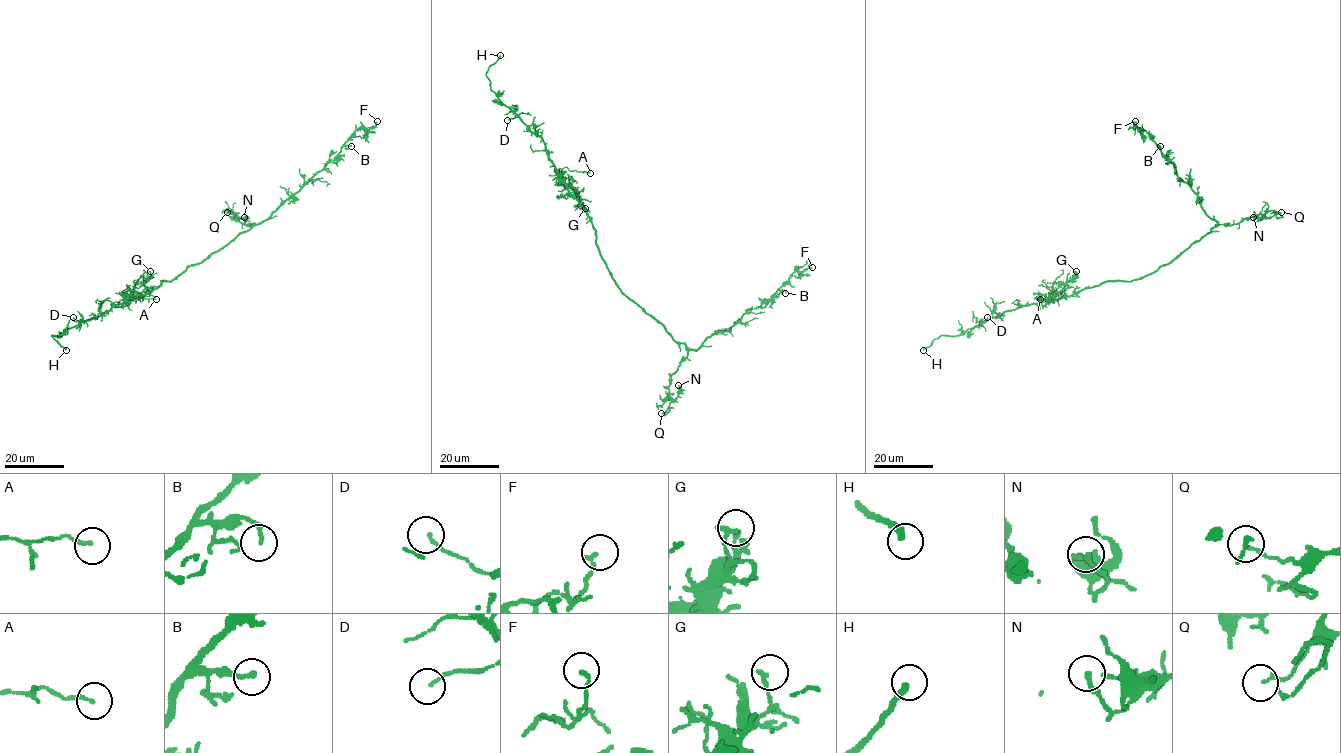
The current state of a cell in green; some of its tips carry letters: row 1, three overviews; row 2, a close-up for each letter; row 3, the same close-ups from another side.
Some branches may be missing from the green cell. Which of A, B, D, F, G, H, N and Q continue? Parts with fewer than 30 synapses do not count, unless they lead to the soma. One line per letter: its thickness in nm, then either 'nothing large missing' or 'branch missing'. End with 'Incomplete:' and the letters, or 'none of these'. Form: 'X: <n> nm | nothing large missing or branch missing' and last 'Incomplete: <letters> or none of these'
A: 120 nm | nothing large missing
B: 170 nm | nothing large missing
D: 120 nm | nothing large missing
F: 150 nm | nothing large missing
G: 190 nm | nothing large missing
H: 260 nm | branch missing
N: 180 nm | nothing large missing
Q: 140 nm | nothing large missing
Incomplete: H

